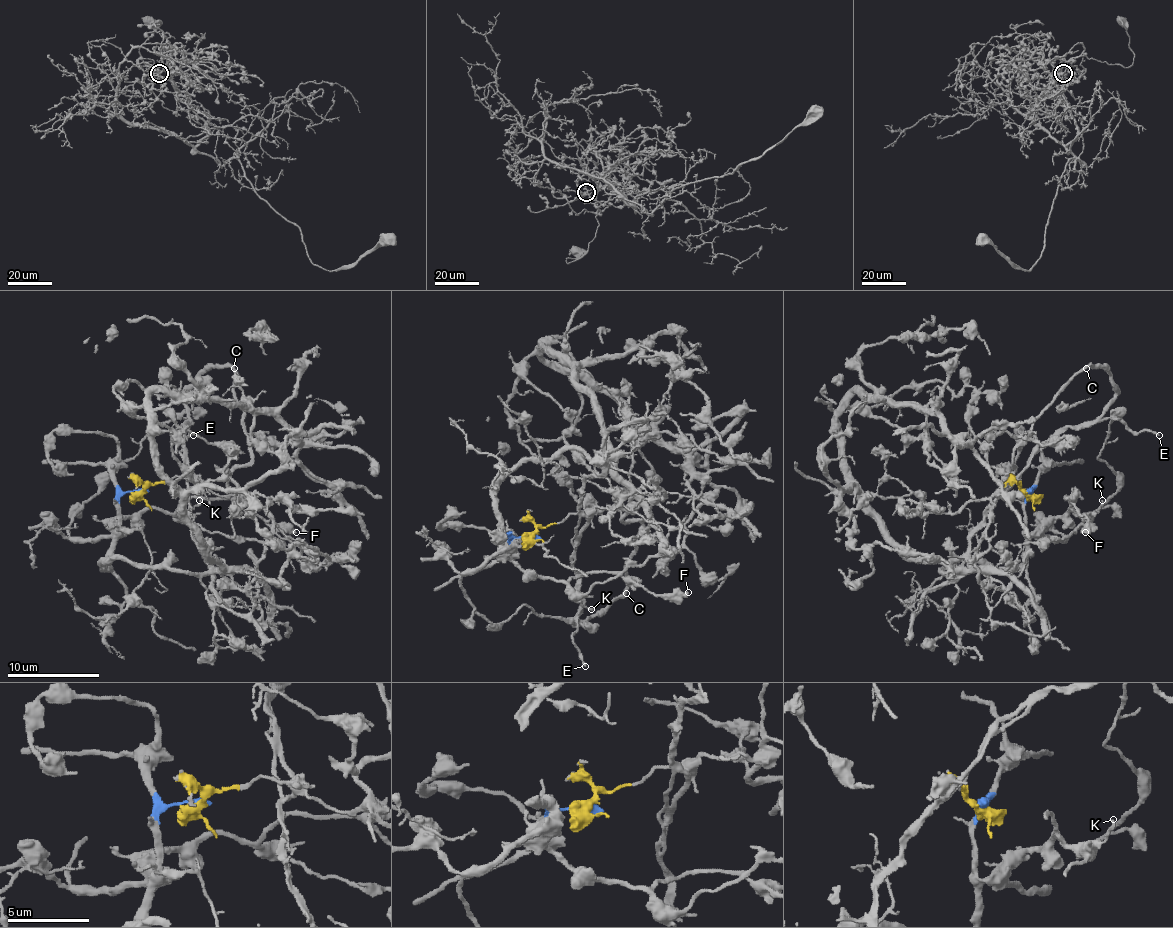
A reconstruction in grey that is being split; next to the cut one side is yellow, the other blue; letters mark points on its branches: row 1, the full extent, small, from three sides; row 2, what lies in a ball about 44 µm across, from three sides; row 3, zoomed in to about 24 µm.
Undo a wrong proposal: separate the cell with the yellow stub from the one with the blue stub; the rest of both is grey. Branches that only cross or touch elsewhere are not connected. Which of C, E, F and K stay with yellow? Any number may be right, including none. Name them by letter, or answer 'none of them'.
C, E

